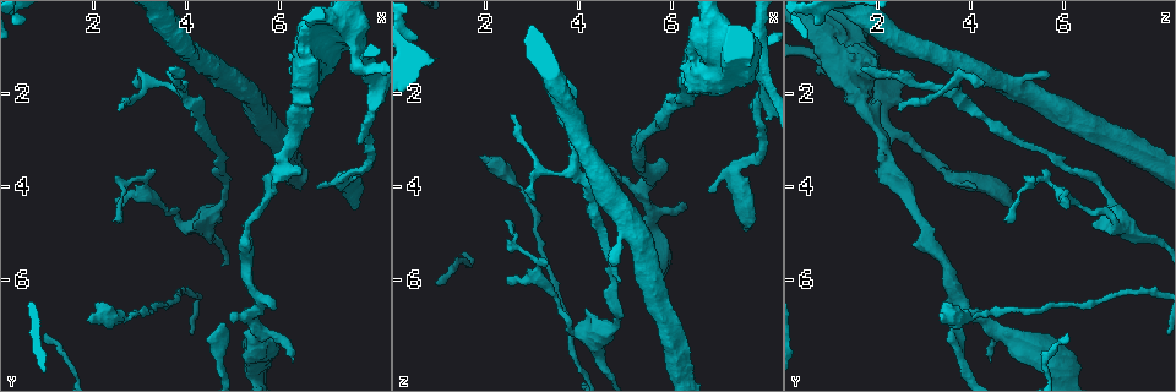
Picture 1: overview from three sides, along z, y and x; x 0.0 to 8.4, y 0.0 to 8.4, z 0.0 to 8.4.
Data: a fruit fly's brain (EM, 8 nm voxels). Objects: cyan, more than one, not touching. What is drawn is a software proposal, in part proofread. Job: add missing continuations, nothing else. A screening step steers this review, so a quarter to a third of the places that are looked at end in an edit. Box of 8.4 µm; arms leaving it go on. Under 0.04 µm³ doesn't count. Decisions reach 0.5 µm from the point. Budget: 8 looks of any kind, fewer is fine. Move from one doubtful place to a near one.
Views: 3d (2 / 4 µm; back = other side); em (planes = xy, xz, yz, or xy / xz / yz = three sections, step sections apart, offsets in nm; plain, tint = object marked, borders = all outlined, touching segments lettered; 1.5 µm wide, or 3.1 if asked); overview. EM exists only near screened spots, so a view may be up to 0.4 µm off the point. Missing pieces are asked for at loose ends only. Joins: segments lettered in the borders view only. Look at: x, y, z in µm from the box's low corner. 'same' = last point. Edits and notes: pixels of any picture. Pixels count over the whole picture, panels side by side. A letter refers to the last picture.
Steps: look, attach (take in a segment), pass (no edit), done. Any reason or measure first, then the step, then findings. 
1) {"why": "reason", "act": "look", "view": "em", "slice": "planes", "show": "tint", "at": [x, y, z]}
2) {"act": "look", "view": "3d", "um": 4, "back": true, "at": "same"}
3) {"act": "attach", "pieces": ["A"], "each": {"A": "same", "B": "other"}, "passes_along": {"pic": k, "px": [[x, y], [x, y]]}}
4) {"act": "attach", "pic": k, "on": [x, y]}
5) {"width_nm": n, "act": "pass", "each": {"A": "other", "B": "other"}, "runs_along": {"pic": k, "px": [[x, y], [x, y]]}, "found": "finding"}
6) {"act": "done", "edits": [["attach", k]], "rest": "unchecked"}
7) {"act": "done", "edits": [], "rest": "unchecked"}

{"why": "an open end", "act": "look", "view": "3d", "um": 2, "at": [4.75, 1.75, 5.65]}

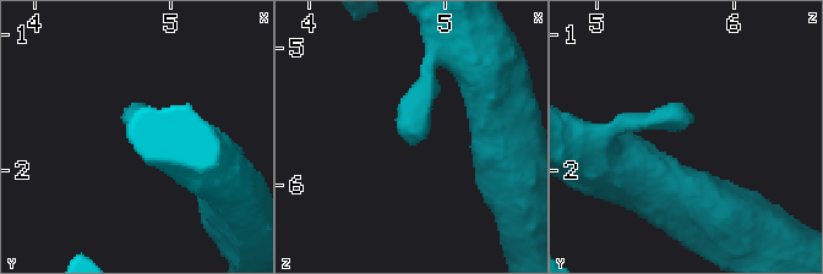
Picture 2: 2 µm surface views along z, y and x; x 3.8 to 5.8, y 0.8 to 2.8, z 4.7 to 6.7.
{"why": "now the EM", "act": "look", "view": "em", "slice": "xz", "step": 4, "show": "tint", "at": [4.74, 1.70, 5.66]}

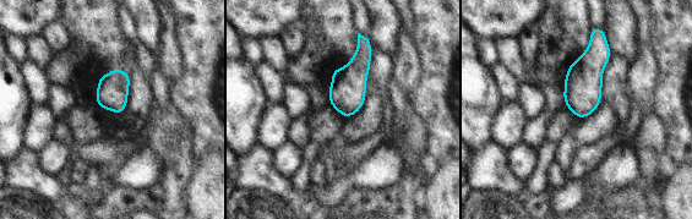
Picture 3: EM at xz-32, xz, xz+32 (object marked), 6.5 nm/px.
{"why": "another direction", "act": "look", "view": "em", "slice": "planes", "show": "borders", "at": "same"}

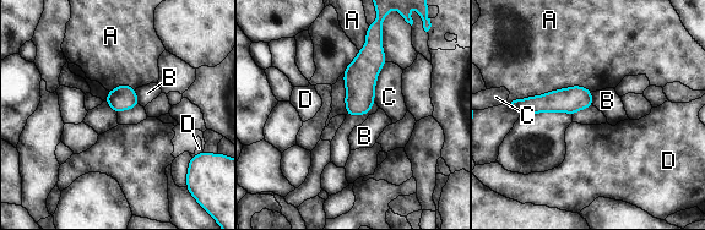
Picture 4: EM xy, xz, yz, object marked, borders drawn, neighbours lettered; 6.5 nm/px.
{"act": "pass", "each": {"A": "other", "B": "other", "C": "other", "D": "other"}, "runs_along": {"pic": 4, "px": [[589, 93], [570, 100], [516, 104]]}, "found": "no lettered segment goes on from it"}

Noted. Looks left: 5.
{"why": "branch stops here", "act": "look", "view": "em", "slice": "planes", "show": "tint", "at": [2.65, 4.50, 6.05]}

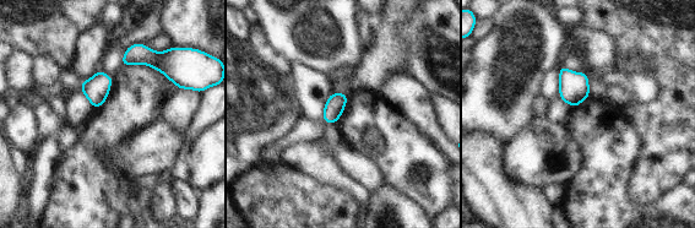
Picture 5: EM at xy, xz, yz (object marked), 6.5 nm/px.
{"act": "look", "view": "em", "slice": "planes", "show": "borders", "at": "same"}

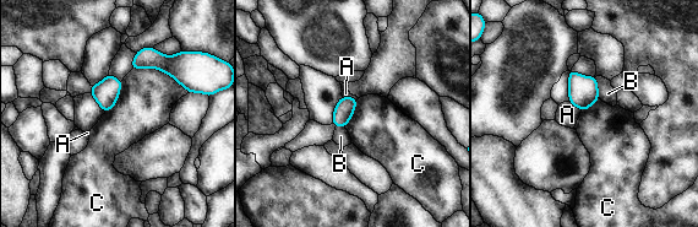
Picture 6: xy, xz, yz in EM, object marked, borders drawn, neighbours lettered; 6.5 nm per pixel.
{"act": "pass", "each": {"A": "other", "B": "other", "C": "other"}, "found": "none of them fits"}

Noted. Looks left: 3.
{"why": "an open end", "act": "look", "view": "em", "slice": "planes", "show": "borders", "at": [5.80, 6.65, 3.45]}

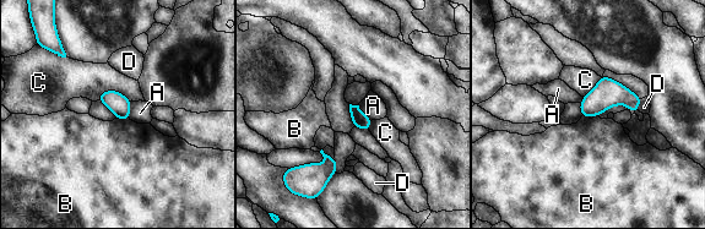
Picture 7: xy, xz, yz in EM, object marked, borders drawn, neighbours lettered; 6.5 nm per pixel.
{"act": "pass", "each": {"A": "other", "B": "other", "C": "other", "D": "other"}, "found": "no lettered segment goes on from it"}

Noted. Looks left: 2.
{"act": "done", "edits": [], "rest": "unchecked"}

